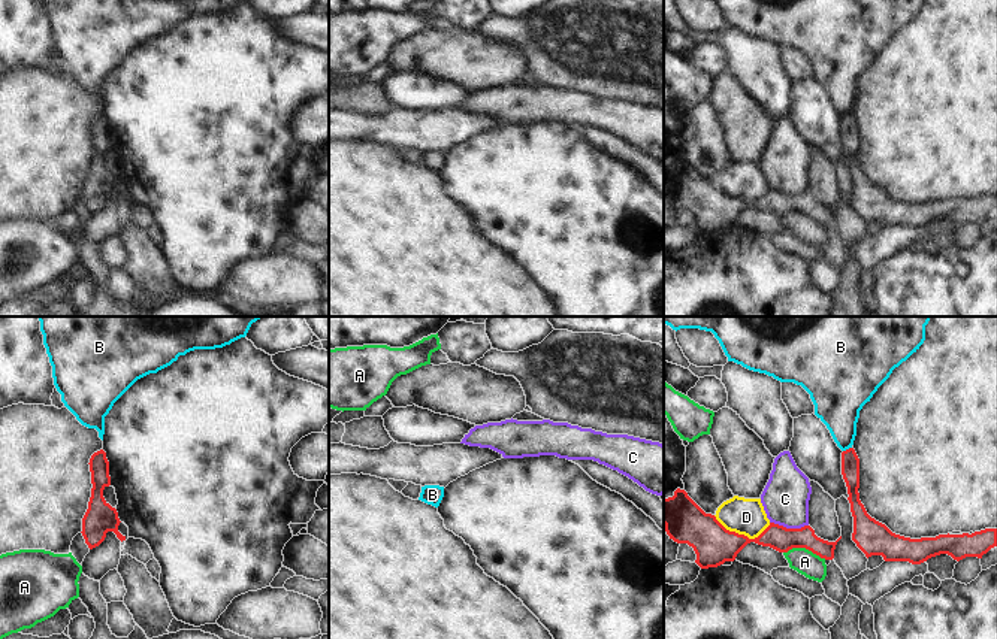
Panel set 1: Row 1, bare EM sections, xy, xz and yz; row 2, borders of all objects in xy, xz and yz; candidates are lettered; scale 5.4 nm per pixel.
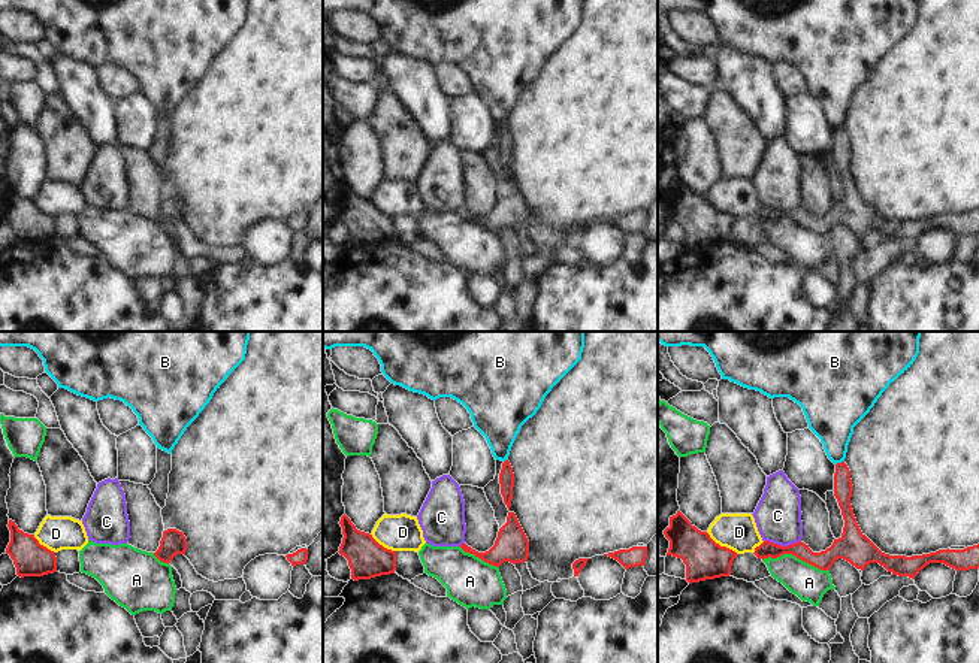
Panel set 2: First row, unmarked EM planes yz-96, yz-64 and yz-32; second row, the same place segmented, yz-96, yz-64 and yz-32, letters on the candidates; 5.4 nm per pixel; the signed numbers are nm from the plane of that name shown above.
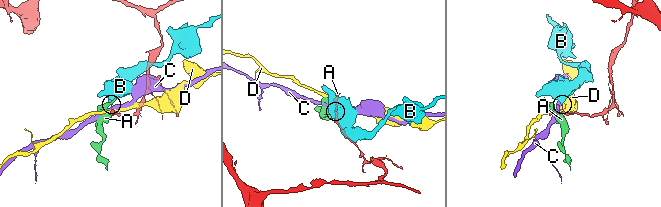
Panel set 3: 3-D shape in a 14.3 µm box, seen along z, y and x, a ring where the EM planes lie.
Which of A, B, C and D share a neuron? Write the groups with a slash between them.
A / B / C / D

